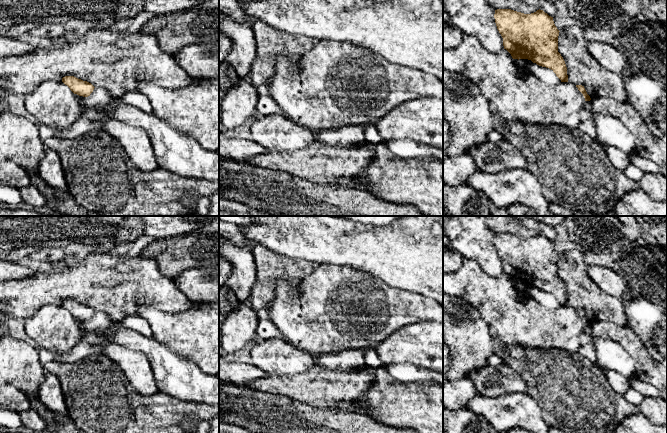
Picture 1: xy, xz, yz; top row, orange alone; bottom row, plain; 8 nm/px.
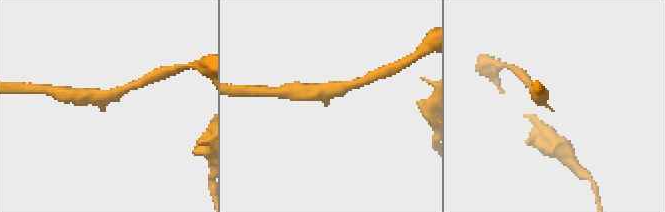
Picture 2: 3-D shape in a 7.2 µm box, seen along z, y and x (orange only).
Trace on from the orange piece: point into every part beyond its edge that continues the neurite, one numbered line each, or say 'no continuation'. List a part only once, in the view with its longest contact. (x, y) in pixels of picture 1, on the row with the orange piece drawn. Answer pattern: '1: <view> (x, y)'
no continuation

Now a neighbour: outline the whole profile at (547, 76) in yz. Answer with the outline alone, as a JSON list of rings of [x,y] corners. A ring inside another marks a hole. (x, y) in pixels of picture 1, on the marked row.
[[[536,63],[528,66],[527,71],[548,86],[561,83],[561,80],[556,76],[553,70],[539,66]]]

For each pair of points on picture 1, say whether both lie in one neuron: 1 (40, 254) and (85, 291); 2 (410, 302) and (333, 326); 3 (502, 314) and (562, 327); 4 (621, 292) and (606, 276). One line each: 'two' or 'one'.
1: two
2: one
3: one
4: one

